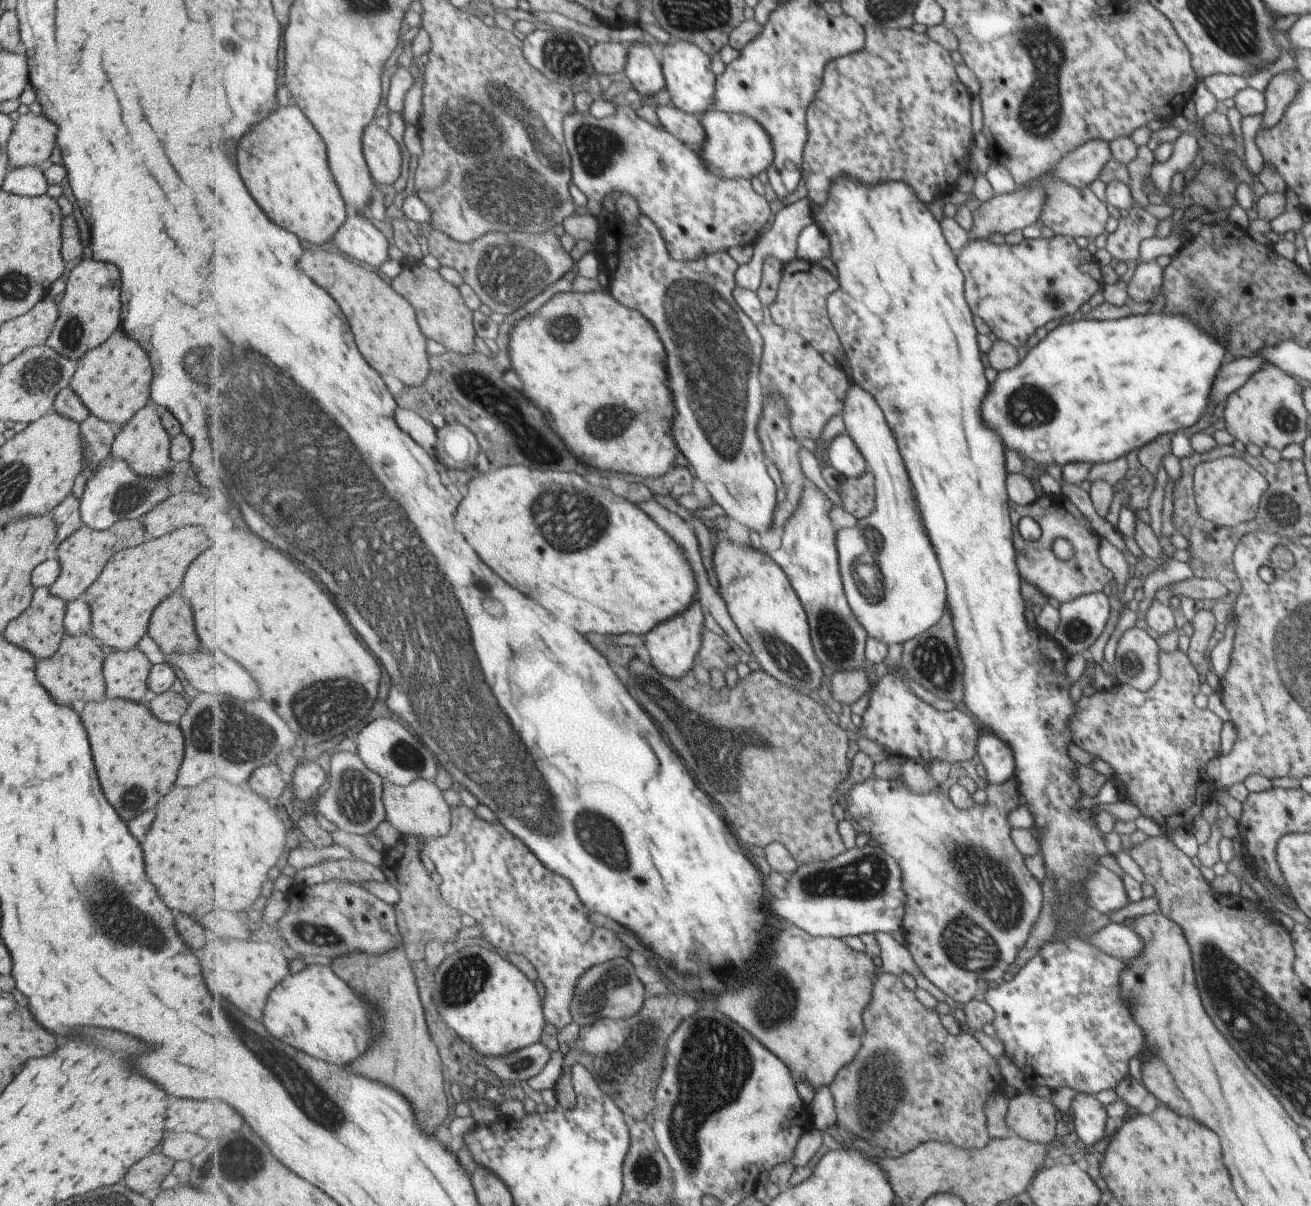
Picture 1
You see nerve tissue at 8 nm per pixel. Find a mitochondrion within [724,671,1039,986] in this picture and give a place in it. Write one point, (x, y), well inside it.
(997, 903)

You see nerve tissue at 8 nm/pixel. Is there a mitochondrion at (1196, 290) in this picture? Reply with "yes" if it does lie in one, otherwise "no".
yes

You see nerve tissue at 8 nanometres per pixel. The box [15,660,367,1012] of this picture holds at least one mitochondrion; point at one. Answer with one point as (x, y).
(108, 902)

